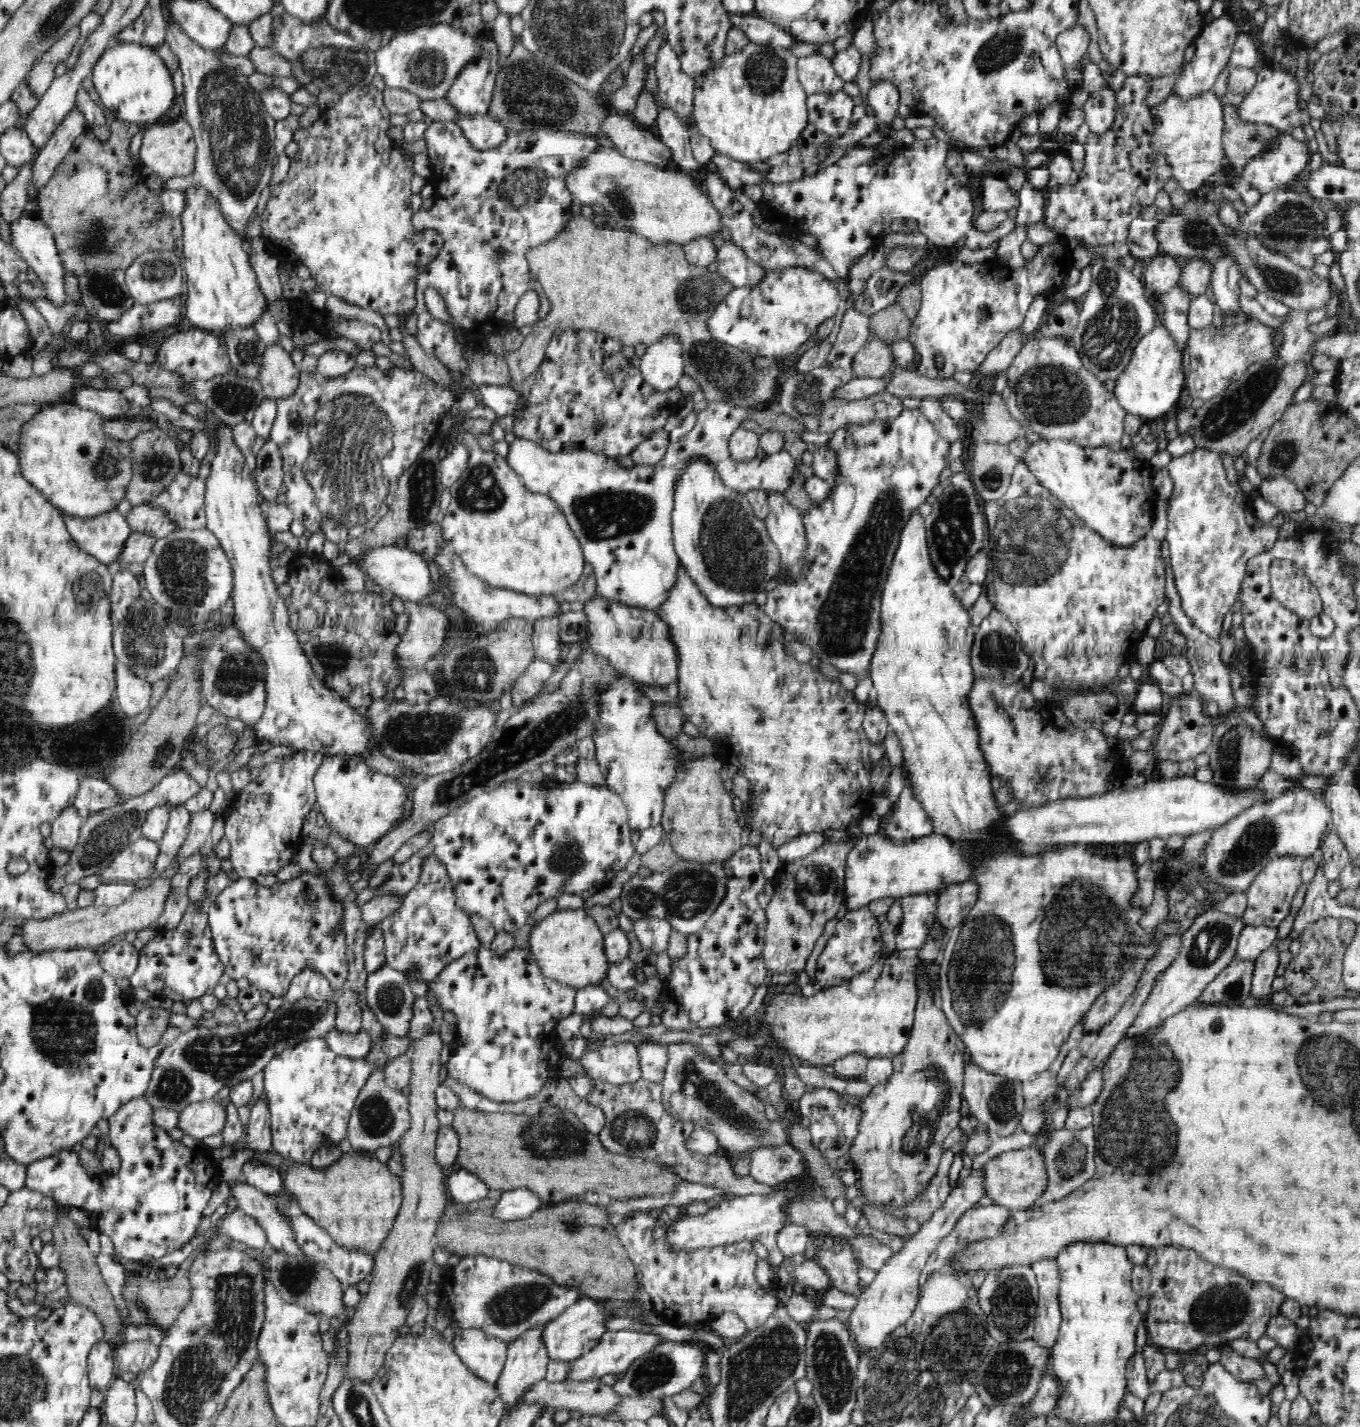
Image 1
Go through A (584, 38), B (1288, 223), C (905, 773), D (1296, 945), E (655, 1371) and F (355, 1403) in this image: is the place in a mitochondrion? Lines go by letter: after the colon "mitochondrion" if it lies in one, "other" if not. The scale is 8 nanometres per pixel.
A: mitochondrion
B: mitochondrion
C: other
D: other
E: mitochondrion
F: mitochondrion

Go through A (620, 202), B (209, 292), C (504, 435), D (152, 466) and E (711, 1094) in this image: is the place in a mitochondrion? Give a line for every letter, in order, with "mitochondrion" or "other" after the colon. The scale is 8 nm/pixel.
A: mitochondrion
B: other
C: other
D: mitochondrion
E: mitochondrion

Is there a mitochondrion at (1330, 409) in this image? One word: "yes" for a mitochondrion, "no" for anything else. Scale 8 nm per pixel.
no

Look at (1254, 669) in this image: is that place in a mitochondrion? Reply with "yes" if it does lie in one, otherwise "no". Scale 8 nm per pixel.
no

